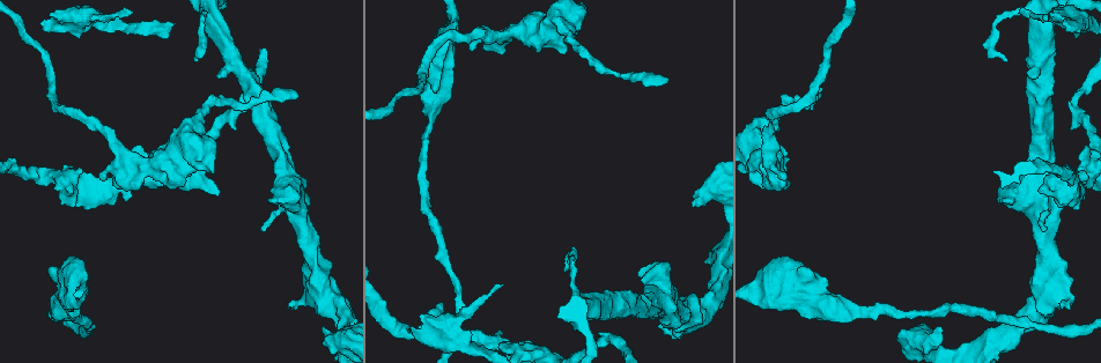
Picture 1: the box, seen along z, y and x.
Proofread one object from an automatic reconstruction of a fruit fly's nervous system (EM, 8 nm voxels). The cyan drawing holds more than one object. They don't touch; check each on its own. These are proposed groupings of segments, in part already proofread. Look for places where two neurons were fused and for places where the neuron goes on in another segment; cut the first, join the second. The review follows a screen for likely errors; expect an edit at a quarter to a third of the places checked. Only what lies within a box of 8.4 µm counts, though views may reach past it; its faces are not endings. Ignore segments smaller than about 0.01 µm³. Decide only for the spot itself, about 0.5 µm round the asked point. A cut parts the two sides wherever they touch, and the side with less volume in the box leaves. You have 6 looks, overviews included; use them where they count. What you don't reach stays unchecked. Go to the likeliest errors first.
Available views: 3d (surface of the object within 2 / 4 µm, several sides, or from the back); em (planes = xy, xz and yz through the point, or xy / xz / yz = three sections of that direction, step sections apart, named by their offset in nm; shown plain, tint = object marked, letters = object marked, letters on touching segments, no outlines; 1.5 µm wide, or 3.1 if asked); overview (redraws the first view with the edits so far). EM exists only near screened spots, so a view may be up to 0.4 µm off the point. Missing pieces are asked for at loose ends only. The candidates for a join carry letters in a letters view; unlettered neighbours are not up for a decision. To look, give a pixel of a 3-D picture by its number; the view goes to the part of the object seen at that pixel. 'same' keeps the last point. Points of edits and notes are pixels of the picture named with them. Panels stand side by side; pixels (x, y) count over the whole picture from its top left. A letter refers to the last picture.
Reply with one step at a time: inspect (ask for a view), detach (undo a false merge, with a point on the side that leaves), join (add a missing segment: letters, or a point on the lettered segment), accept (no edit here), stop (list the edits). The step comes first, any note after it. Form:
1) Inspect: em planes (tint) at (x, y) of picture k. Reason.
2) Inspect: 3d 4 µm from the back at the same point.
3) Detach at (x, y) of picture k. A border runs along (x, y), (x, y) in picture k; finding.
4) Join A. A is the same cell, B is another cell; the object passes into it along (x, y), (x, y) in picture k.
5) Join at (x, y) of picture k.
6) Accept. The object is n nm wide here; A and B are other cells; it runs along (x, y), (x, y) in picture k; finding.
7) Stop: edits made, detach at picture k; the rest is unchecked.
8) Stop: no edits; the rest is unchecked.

Inspect: em planes (letters) at (666, 80) of picture 1. End of a long branch.

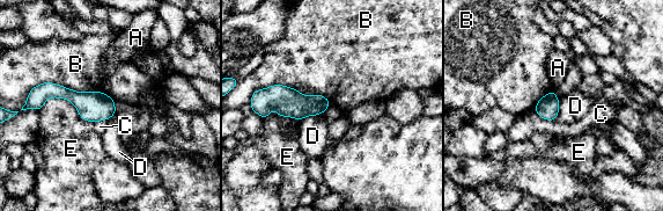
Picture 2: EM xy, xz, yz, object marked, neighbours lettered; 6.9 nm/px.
Accept. The longest contact is with B, 550 nm; A, B, C, D and E are other cells; a border runs along (32, 87), (56, 82), (111, 99) in picture 2; none of them fits.

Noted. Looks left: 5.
Inspect: em yz step 8 (tint) at (263, 228) of picture 1. An open end.

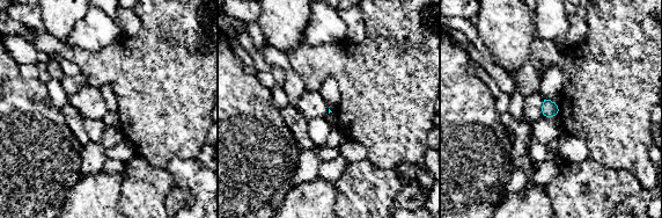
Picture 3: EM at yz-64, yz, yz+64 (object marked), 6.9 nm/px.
Inspect: em planes (tint) at the same point.

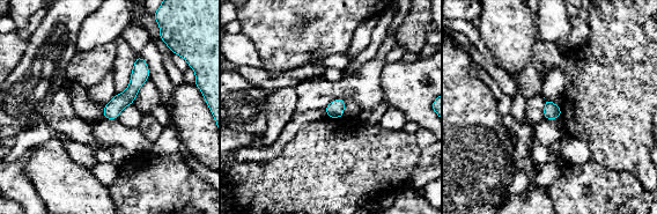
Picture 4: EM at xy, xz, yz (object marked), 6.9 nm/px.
Inspect: em planes (letters) at the same point.

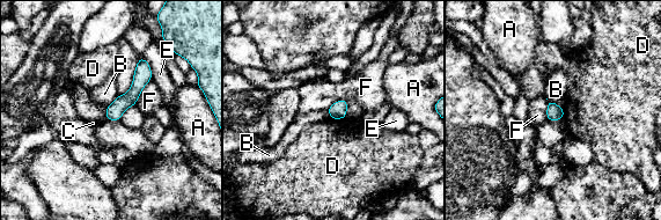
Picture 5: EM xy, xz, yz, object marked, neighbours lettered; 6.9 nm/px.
Accept. A, B, C, D, E and F are other cells; it runs along (141, 61), (136, 89), (108, 116) in picture 5; none of them fits.

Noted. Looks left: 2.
Inspect: em xz step 4 (tint) at (1063, 23) of picture 1. Branch stops here.

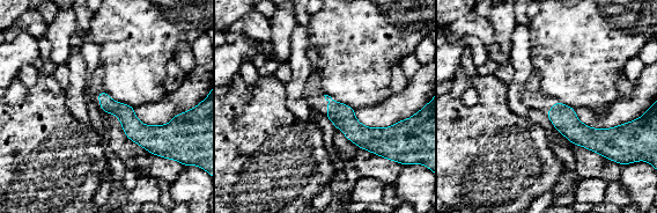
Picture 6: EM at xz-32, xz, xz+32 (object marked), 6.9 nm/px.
Inspect: em planes (letters) at the same point. Another direction.

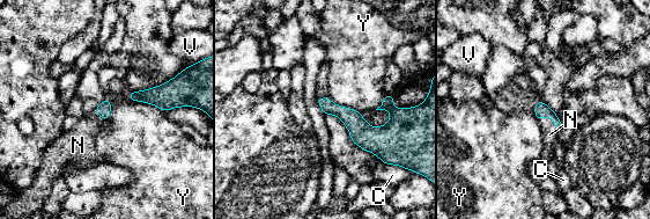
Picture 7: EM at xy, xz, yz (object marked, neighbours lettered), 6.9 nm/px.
Join at (549, 134) of picture 7. N is the same cell, C, V and Y are other cells; it goes on there.

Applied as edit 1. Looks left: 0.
Stop: edits made, join at picture 7; the rest is unchecked.

